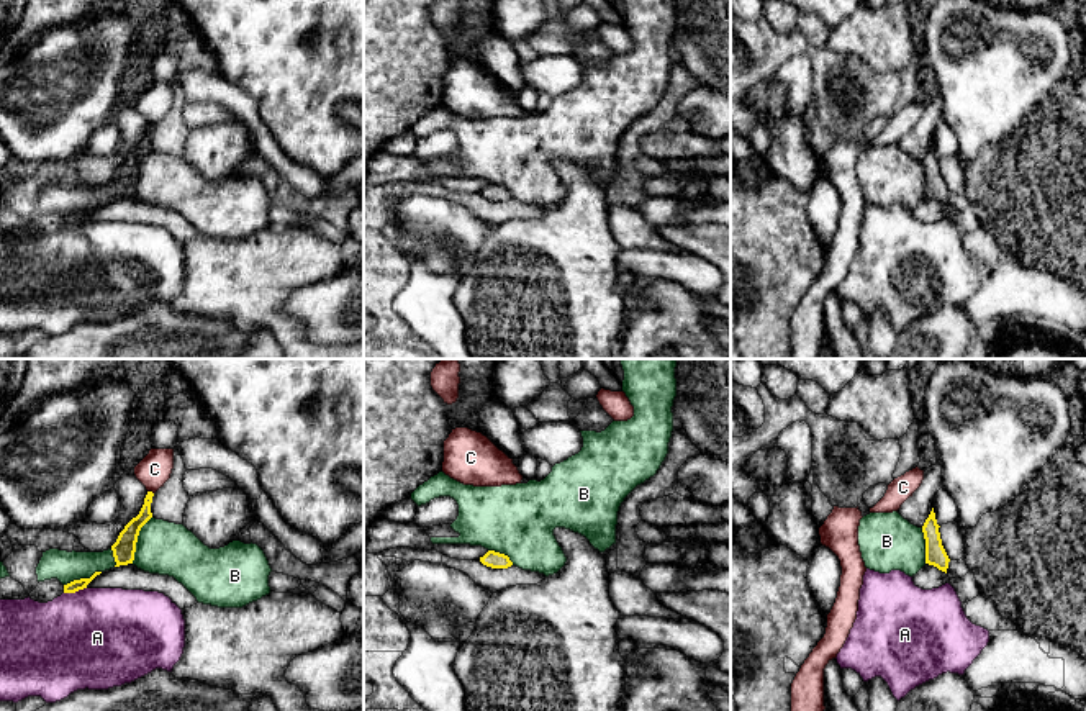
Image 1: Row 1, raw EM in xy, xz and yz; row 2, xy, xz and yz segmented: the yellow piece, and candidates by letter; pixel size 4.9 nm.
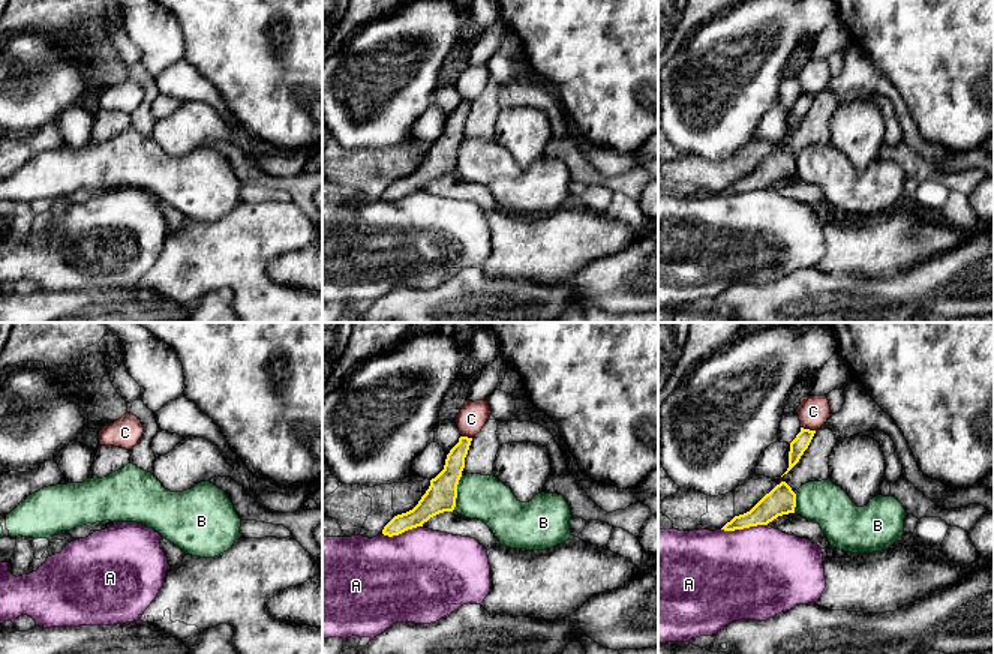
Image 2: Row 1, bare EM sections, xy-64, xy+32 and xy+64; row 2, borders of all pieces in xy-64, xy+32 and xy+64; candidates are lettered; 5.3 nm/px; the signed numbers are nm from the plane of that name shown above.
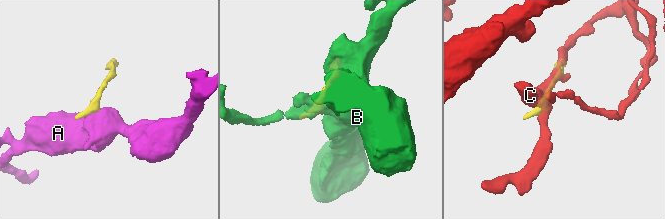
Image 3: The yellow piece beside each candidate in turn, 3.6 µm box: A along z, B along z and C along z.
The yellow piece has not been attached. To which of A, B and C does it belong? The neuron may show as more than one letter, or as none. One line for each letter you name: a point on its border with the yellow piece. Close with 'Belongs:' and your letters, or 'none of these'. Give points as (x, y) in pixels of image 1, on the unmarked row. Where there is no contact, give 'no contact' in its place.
B: meets yellow in xy at (136, 172)
Belongs: B

